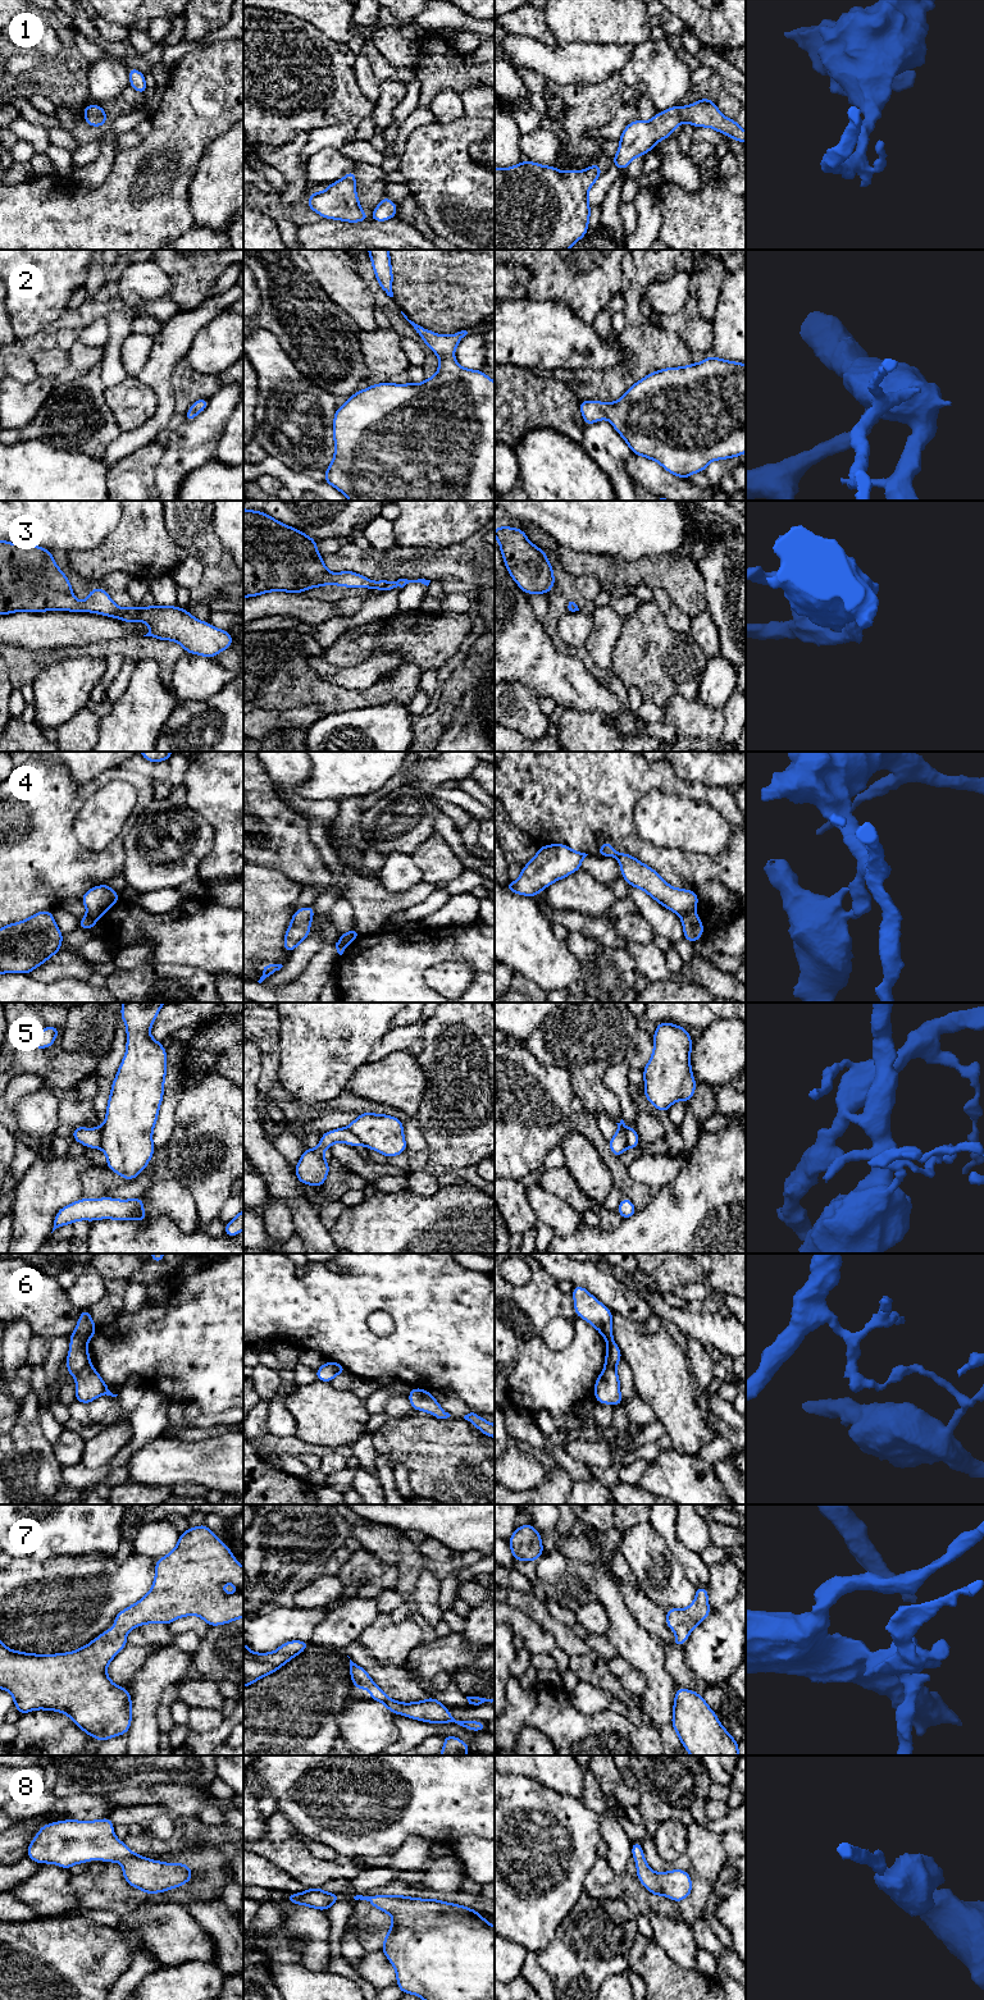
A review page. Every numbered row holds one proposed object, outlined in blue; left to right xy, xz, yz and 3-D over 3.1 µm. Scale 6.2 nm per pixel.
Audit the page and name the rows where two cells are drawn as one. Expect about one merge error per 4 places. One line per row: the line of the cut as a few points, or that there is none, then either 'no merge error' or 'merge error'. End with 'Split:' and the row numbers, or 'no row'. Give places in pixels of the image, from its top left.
1: no cut; no merge error
2: no cut; no merge error
3: no cut; no merge error
4: cut in yz along (692, 911), (682, 917); merge error
5: cut in xy along (101, 1127), (101, 1144), (99, 1146); merge error
6: cut in xy along (89, 1364), (76, 1375); merge error
7: no cut; no merge error
8: no cut; no merge error
Split: 4, 5, 6

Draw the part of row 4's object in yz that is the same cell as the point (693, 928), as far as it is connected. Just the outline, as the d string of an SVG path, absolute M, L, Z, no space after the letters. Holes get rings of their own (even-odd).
M691 912L682 917L682 926L684 930L684 940L696 942L703 933L703 924L696 912Z

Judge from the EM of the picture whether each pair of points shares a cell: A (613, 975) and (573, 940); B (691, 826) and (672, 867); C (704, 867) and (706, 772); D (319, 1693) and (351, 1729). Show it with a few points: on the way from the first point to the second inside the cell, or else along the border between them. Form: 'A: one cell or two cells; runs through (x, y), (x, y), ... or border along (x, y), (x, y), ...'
A: one cell; runs through (602, 964), (596, 955), (592, 955), (583, 948)
B: two cells; border along (650, 841), (657, 846), (679, 848), (709, 855)
C: two cells; border along (677, 776), (711, 786), (725, 786), (730, 790)
D: two cells; border along (352, 1699), (336, 1717), (338, 1735)

